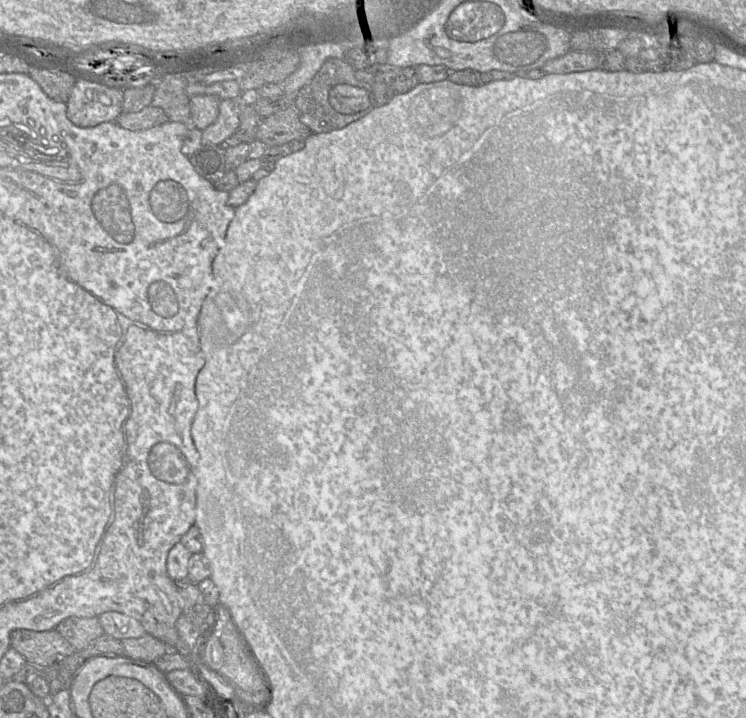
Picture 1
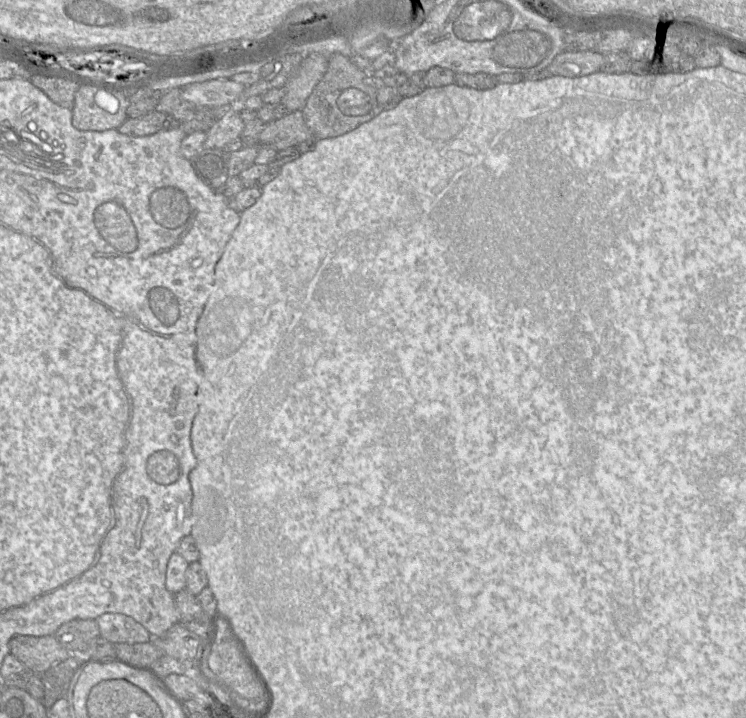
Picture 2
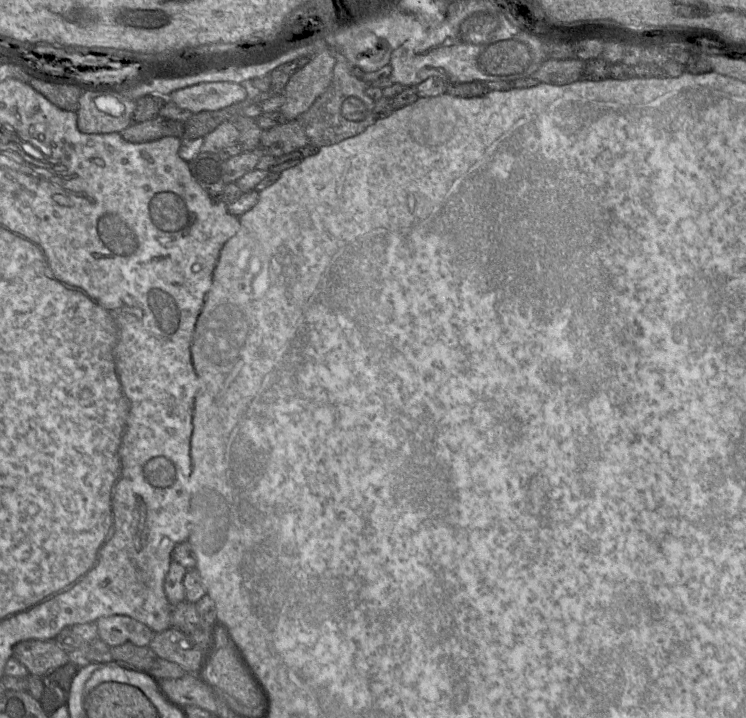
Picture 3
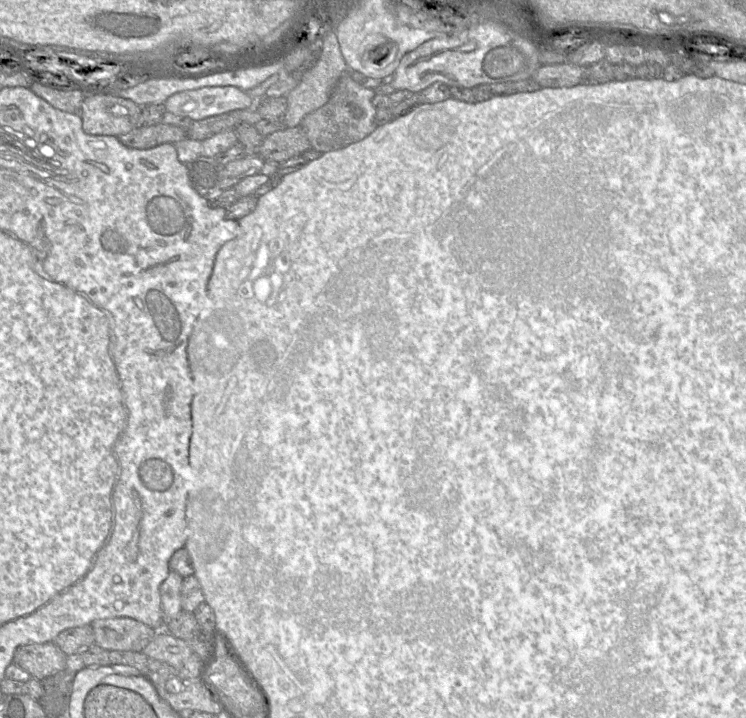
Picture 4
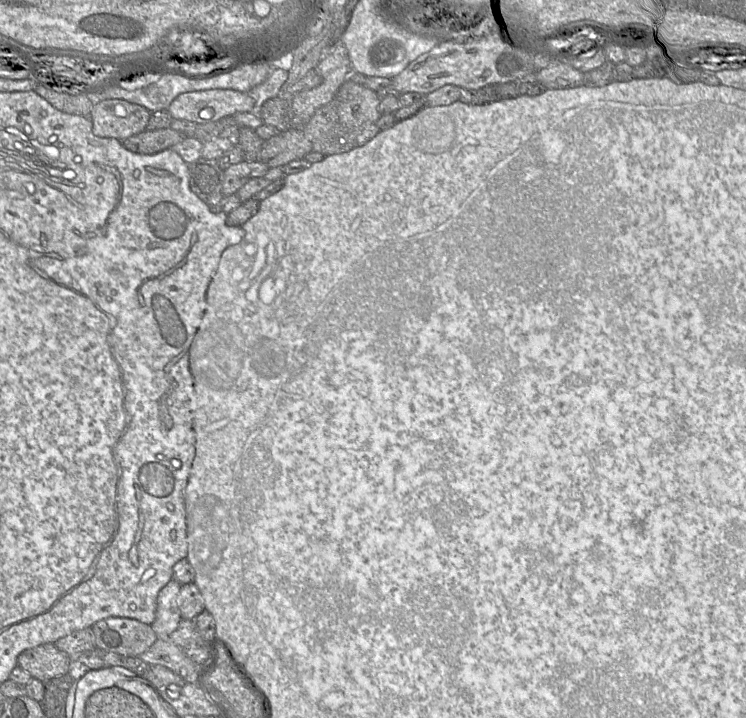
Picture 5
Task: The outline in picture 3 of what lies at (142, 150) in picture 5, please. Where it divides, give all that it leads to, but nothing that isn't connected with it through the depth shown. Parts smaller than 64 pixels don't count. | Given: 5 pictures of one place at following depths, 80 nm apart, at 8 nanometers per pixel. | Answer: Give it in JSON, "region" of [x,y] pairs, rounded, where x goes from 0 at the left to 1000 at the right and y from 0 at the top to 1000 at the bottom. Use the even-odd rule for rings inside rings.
{"region":[[[212,160],[194,170],[177,171],[160,187],[170,198],[190,199],[225,189],[245,192],[247,184],[248,174],[244,170]]]}

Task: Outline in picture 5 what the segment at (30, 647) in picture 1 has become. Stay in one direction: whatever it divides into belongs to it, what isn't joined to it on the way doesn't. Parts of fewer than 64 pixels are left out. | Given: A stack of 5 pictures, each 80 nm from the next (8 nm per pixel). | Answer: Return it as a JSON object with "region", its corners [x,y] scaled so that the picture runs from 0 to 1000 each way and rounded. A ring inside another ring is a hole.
{"region":[[[62,896],[31,907],[23,923],[43,944],[60,951],[92,936],[94,914],[75,898]]]}

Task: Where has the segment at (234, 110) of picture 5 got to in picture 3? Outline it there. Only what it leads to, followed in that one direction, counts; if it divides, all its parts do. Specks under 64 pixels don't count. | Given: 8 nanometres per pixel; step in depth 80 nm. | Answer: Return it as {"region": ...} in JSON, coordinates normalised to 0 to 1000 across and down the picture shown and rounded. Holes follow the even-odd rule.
{"region":[[[280,114],[248,121],[231,128],[224,138],[256,157],[290,155],[324,142],[330,124],[319,116]]]}

